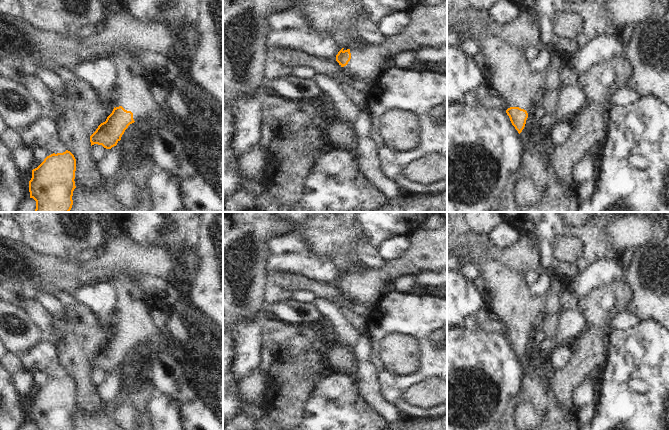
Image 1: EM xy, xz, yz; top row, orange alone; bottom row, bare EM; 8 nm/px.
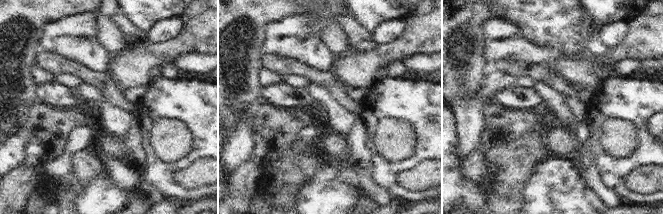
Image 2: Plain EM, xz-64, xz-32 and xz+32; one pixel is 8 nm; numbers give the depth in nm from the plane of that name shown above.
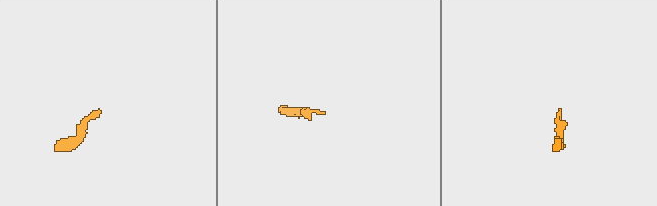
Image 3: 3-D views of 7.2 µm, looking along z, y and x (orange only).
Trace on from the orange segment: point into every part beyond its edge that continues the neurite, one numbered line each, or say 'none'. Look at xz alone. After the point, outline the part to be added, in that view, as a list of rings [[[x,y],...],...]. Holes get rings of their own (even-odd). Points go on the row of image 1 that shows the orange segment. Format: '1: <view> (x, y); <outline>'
1: xz (362, 77); [[[350,49],[350,53],[351,59],[343,68],[352,80],[352,87],[361,93],[368,94],[369,87],[379,76],[369,69],[362,58],[358,58],[353,50]]]

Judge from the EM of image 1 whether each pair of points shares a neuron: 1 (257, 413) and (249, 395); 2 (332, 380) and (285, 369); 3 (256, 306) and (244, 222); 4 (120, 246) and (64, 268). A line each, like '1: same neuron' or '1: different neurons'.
1: different neurons
2: different neurons
3: same neuron
4: same neuron

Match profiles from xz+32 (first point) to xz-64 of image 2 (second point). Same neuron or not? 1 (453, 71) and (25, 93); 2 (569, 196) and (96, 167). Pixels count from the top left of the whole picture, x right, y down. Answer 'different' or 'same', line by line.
1: same
2: different

